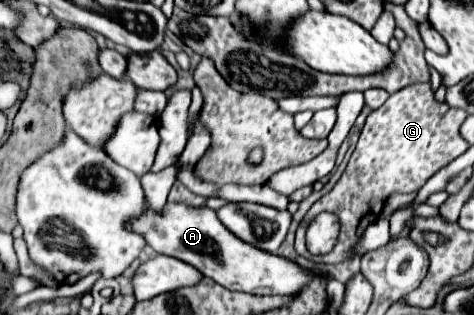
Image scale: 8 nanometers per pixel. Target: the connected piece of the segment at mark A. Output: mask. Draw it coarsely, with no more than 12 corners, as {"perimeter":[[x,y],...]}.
{"perimeter":[[166,203],[126,229],[230,291],[294,295],[312,275]]}

